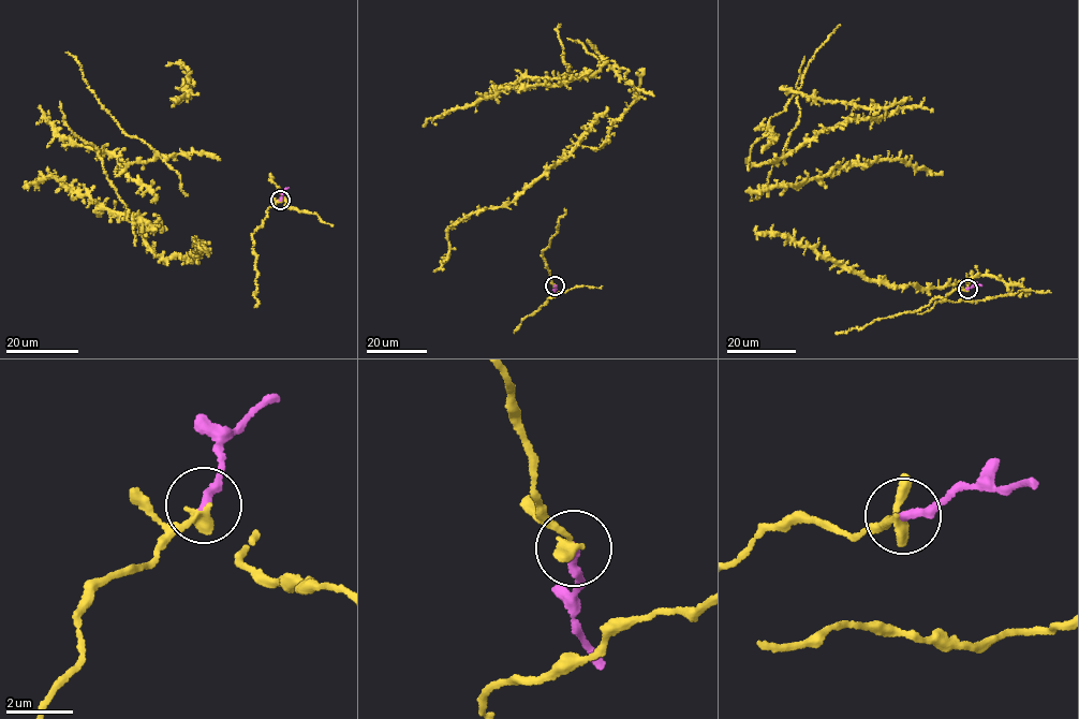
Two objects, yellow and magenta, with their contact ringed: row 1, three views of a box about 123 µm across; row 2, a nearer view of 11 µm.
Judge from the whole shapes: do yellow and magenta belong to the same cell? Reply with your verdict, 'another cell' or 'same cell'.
same cell

